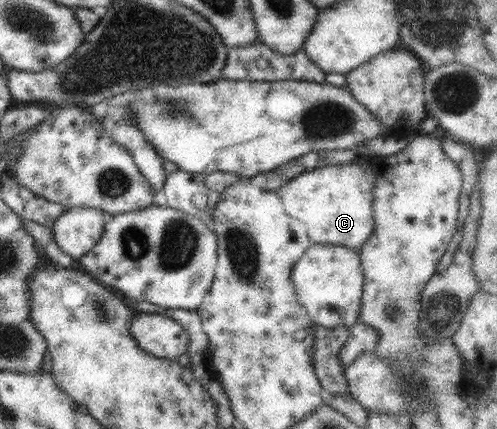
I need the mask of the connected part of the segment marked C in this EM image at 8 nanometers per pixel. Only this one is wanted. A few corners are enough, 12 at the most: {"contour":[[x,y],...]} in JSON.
{"contour":[[373,161],[306,171],[278,190],[312,243],[374,233]]}

